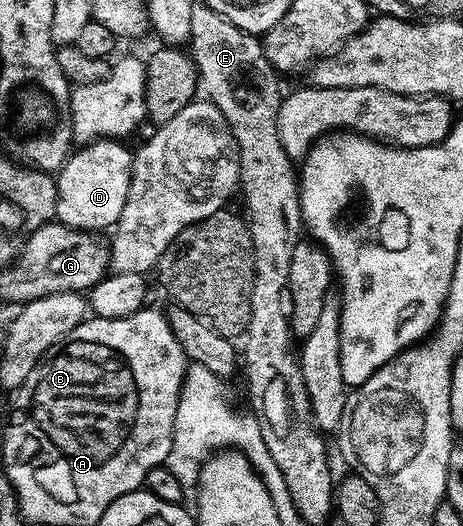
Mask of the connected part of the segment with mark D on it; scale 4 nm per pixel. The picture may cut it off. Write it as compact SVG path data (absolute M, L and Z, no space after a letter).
M101 138L77 147L69 155L61 166L59 172L55 173L57 186L57 210L55 219L61 224L86 230L87 232L103 233L104 228L111 229L122 214L122 206L126 206L126 194L130 194L130 178L132 177L133 149L127 148L127 143L116 138Z

